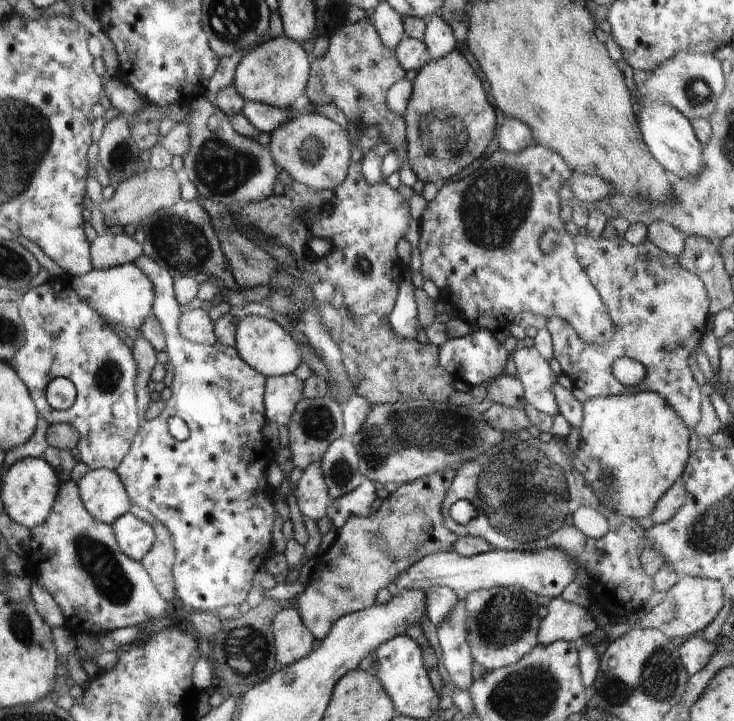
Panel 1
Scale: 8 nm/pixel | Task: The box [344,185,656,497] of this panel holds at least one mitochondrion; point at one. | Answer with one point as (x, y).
(409, 428)

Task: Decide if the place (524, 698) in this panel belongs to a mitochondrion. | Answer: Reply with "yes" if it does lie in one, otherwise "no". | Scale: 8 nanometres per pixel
yes

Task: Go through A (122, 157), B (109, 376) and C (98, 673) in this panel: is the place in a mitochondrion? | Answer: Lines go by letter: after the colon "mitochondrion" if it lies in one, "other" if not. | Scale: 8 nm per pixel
A: mitochondrion
B: mitochondrion
C: other

